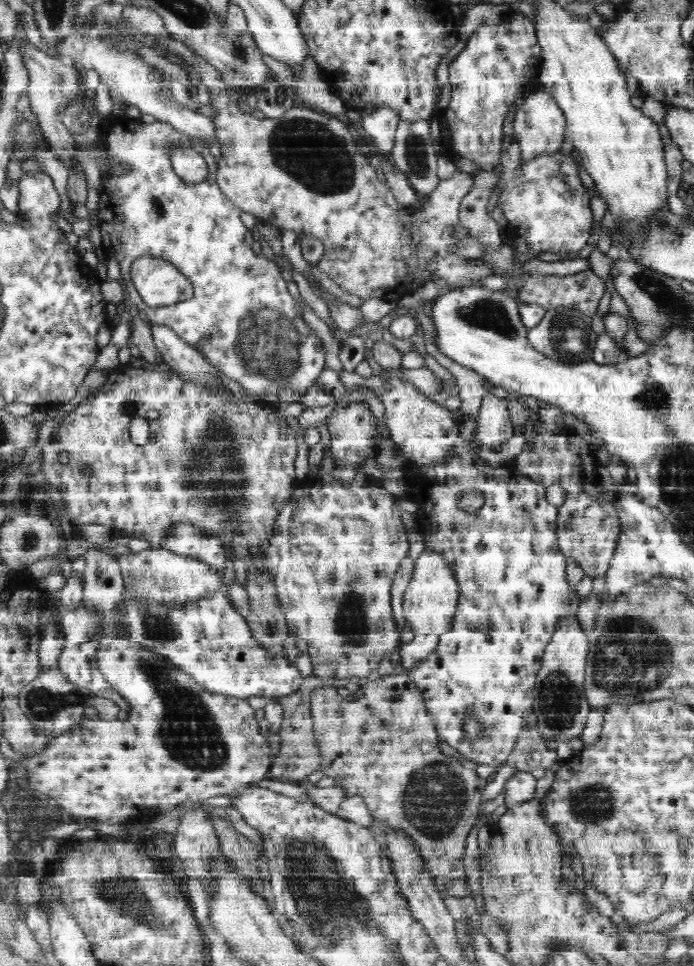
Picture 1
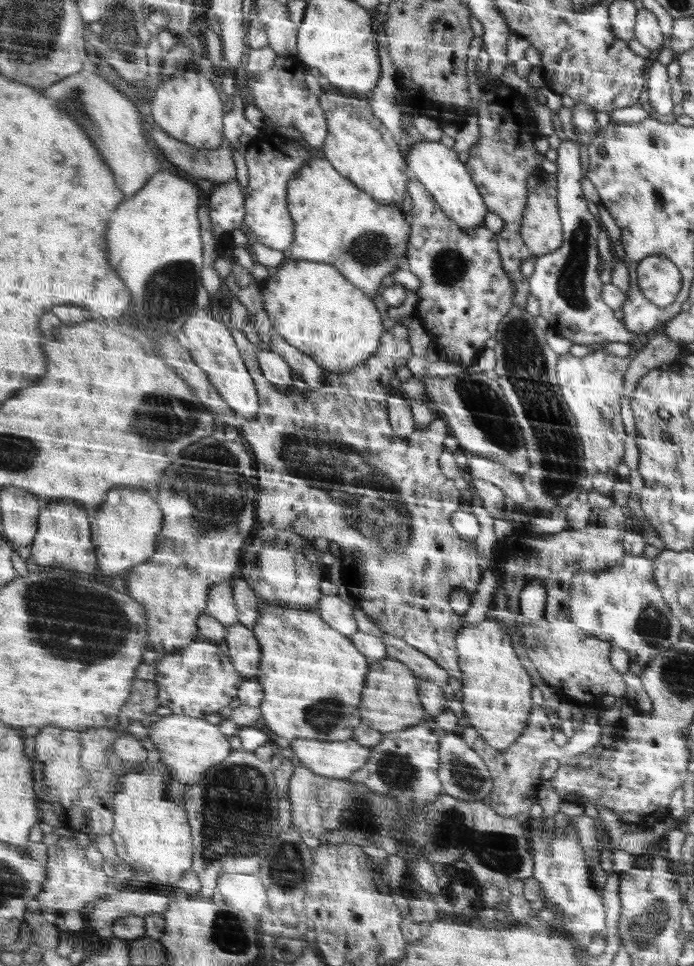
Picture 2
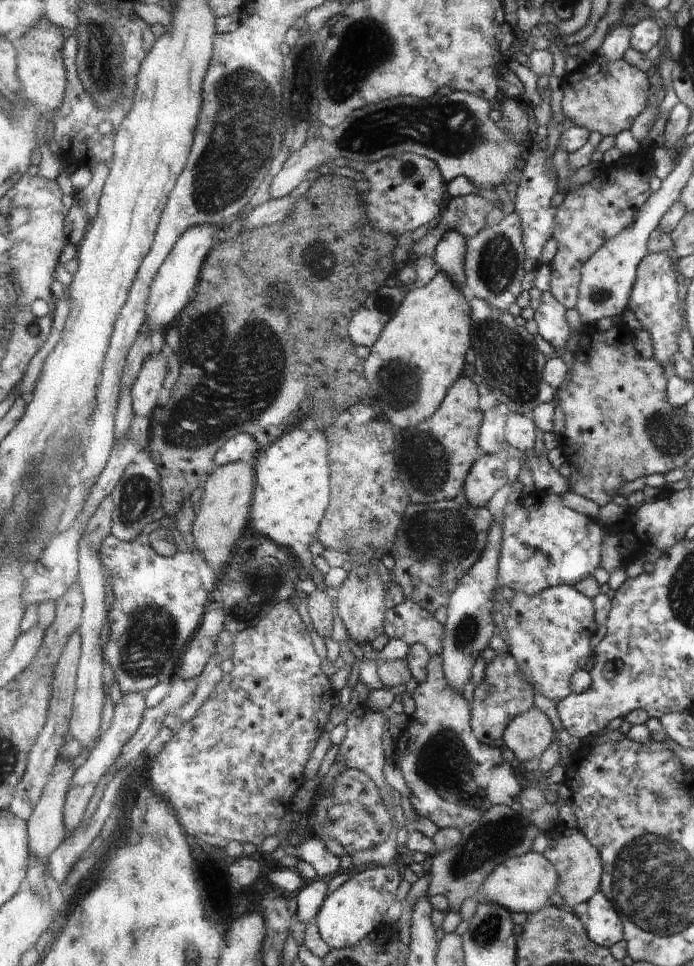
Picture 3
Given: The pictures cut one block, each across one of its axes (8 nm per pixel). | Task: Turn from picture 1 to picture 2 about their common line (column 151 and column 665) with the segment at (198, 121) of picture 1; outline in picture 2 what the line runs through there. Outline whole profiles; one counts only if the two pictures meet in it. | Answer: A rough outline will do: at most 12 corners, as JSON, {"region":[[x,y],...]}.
{"region":[[651,62],[645,86],[659,116],[673,112],[667,66]]}

